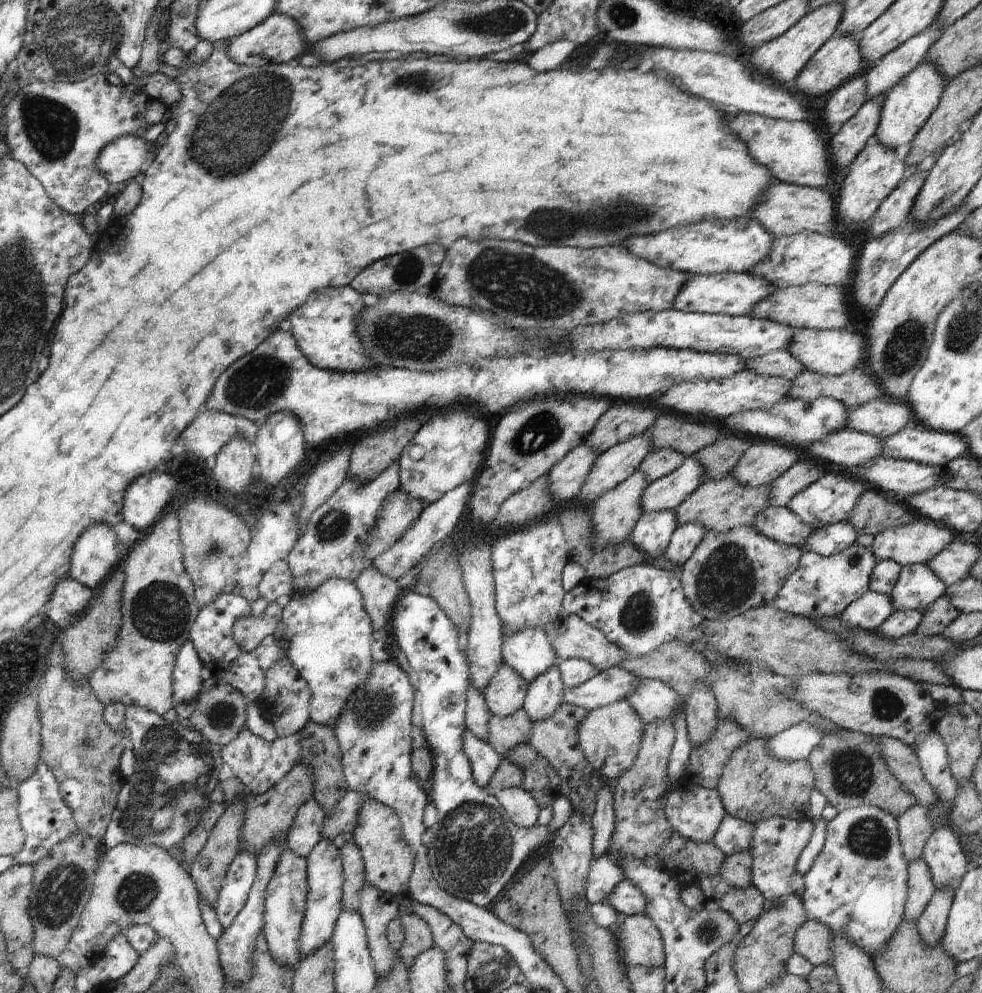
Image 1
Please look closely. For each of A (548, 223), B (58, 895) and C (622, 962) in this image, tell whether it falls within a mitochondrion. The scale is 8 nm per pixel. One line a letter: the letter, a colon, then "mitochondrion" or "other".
A: mitochondrion
B: mitochondrion
C: other

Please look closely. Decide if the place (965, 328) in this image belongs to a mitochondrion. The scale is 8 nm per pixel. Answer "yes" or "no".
yes

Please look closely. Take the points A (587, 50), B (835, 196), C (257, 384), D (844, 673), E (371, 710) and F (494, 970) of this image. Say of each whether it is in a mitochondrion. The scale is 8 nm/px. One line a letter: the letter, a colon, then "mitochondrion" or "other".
A: other
B: other
C: mitochondrion
D: other
E: mitochondrion
F: mitochondrion

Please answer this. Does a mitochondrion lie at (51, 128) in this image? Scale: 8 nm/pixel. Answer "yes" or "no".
yes

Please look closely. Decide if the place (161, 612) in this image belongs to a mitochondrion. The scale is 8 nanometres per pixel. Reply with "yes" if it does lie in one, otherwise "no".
yes

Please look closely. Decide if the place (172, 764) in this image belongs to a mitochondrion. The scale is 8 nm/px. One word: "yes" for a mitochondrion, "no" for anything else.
yes

